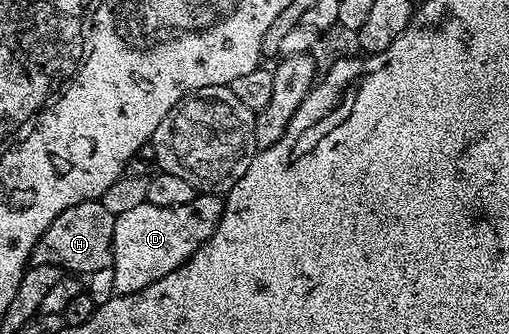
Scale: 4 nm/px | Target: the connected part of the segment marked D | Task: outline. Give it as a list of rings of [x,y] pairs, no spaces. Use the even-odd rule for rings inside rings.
[[[197,192],[190,203],[182,203],[182,207],[158,207],[151,205],[148,200],[144,201],[138,207],[130,211],[122,211],[115,214],[116,222],[114,223],[114,243],[112,244],[112,264],[114,271],[114,287],[116,293],[137,293],[150,283],[170,275],[182,263],[186,263],[214,235],[218,223],[222,219],[224,210],[224,197],[218,193]]]

